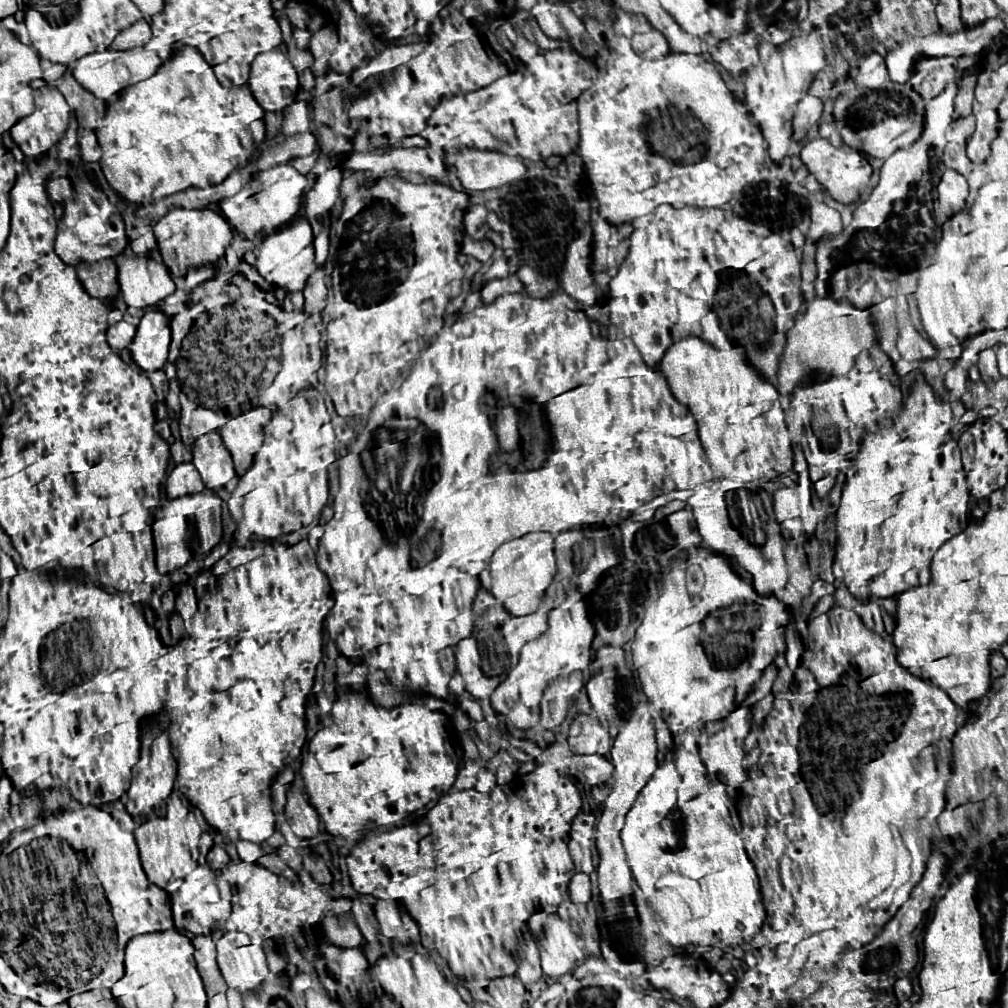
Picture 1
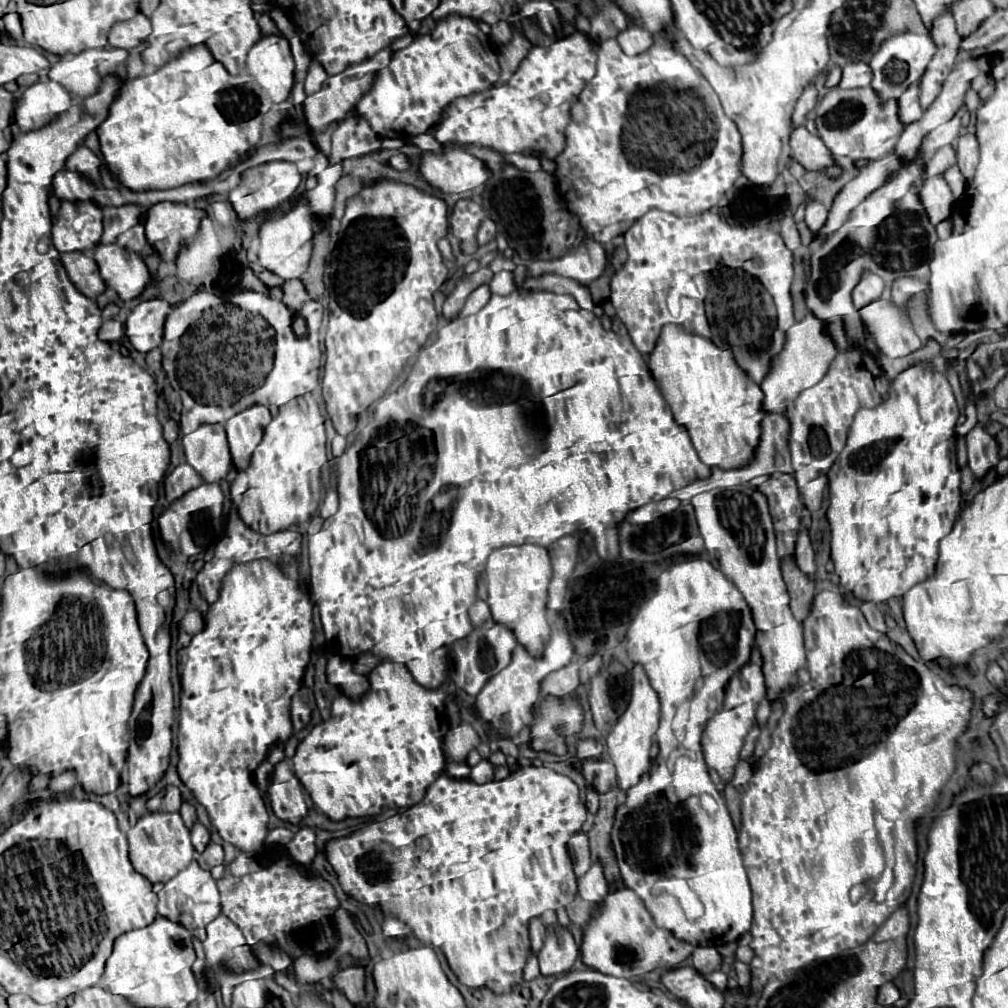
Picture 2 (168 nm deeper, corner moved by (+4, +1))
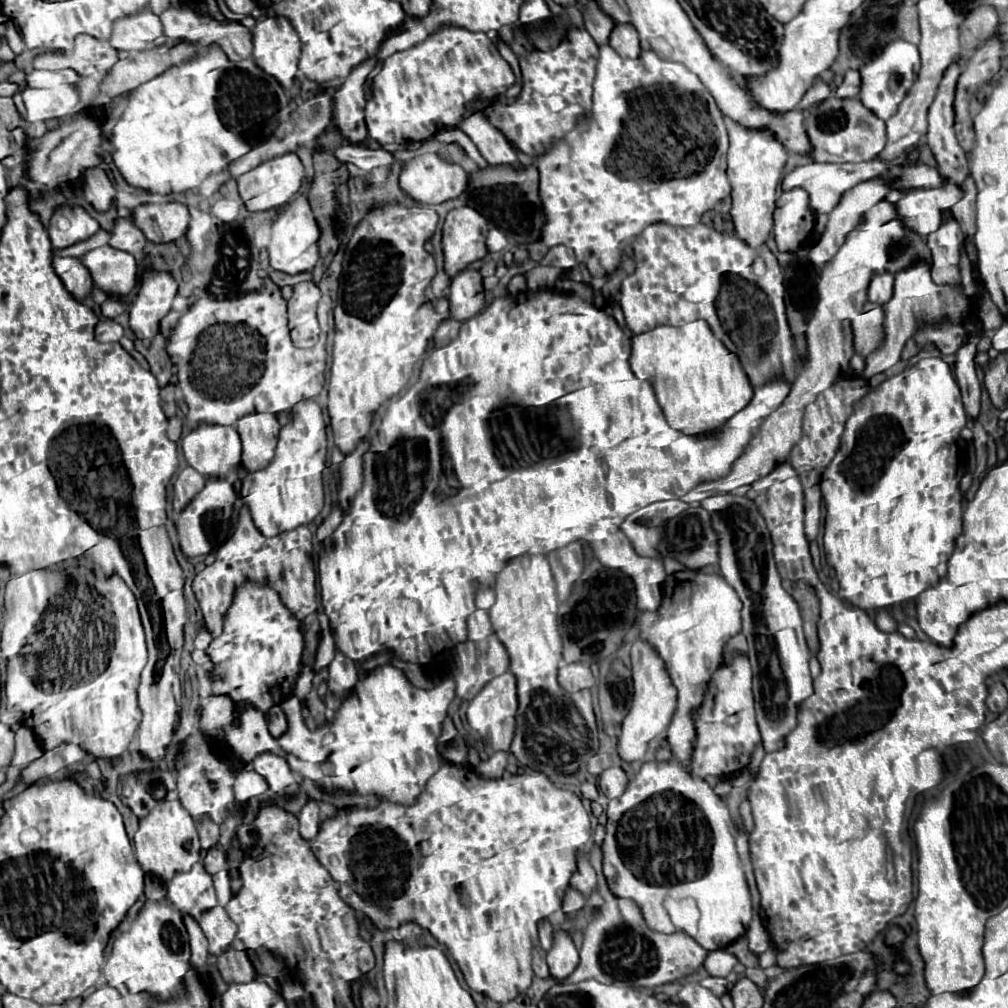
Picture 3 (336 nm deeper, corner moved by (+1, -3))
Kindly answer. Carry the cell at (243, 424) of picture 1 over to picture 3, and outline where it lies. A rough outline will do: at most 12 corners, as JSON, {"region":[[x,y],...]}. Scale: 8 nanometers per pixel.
{"region":[[249,414],[237,422],[243,466],[261,470],[275,454],[275,414]]}

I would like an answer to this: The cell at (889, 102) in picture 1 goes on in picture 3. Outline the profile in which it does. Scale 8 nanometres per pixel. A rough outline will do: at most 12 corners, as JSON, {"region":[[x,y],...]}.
{"region":[[859,98],[813,106],[815,162],[873,160],[885,122]]}

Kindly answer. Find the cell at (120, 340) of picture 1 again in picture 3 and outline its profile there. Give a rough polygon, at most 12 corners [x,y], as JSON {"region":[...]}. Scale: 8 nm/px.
{"region":[[101,320],[95,328],[99,342],[119,342],[123,328],[115,320]]}

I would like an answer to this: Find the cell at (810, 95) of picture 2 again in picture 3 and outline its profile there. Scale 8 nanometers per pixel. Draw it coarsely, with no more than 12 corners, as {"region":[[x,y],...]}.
{"region":[[823,80],[805,92],[801,102],[817,104],[831,96]]}

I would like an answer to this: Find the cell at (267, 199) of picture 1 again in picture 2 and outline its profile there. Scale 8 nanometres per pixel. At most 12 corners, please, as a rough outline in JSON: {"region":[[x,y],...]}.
{"region":[[294,162],[242,172],[228,194],[252,218],[288,200],[302,177]]}

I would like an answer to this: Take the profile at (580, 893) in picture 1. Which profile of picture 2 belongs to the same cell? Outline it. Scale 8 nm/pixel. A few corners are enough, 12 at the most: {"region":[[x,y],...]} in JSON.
{"region":[[602,864],[578,878],[578,894],[600,904],[608,892]]}

